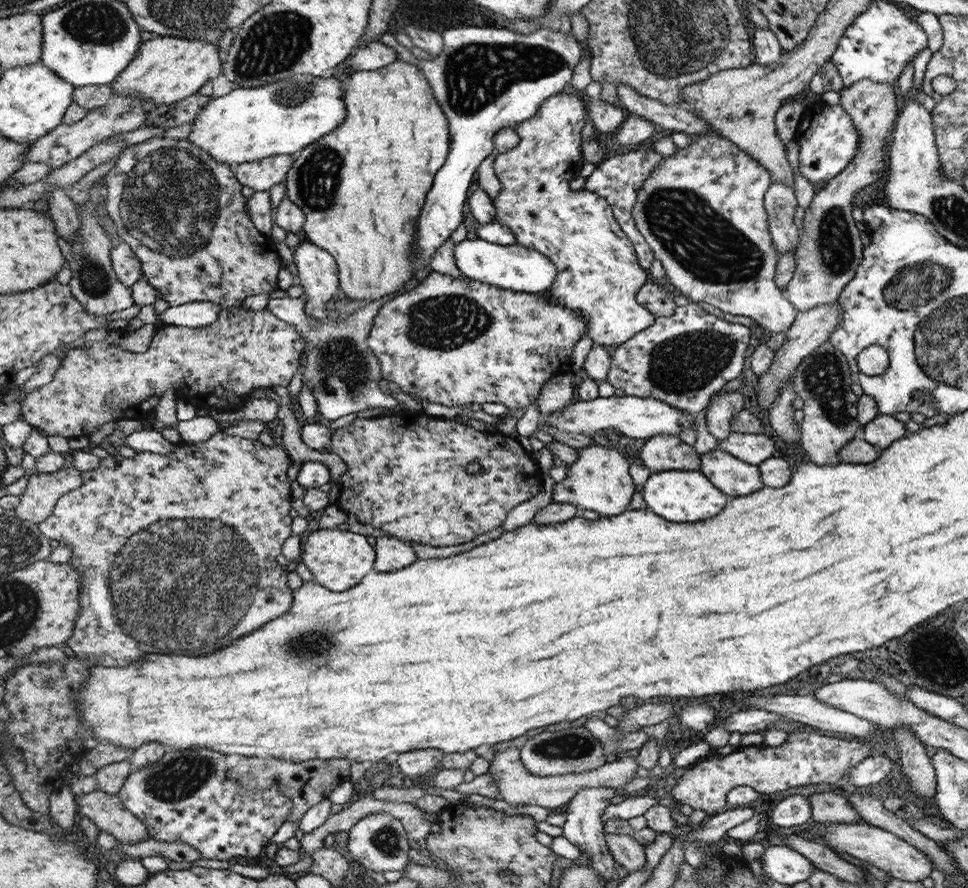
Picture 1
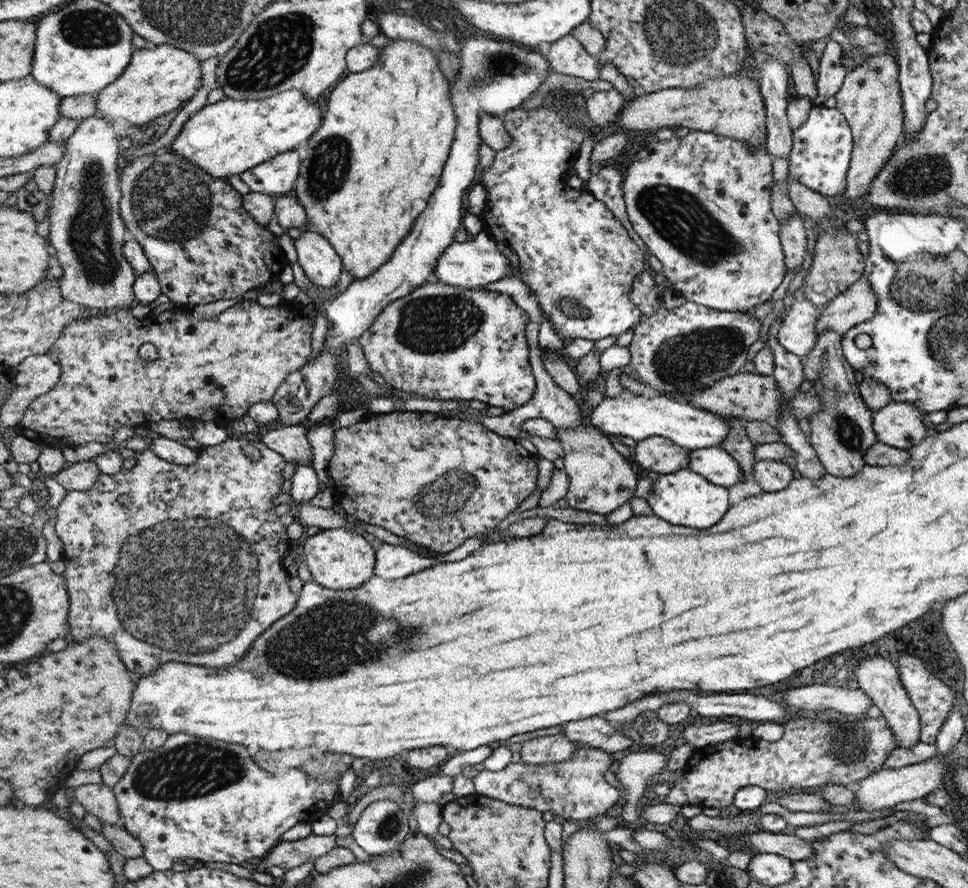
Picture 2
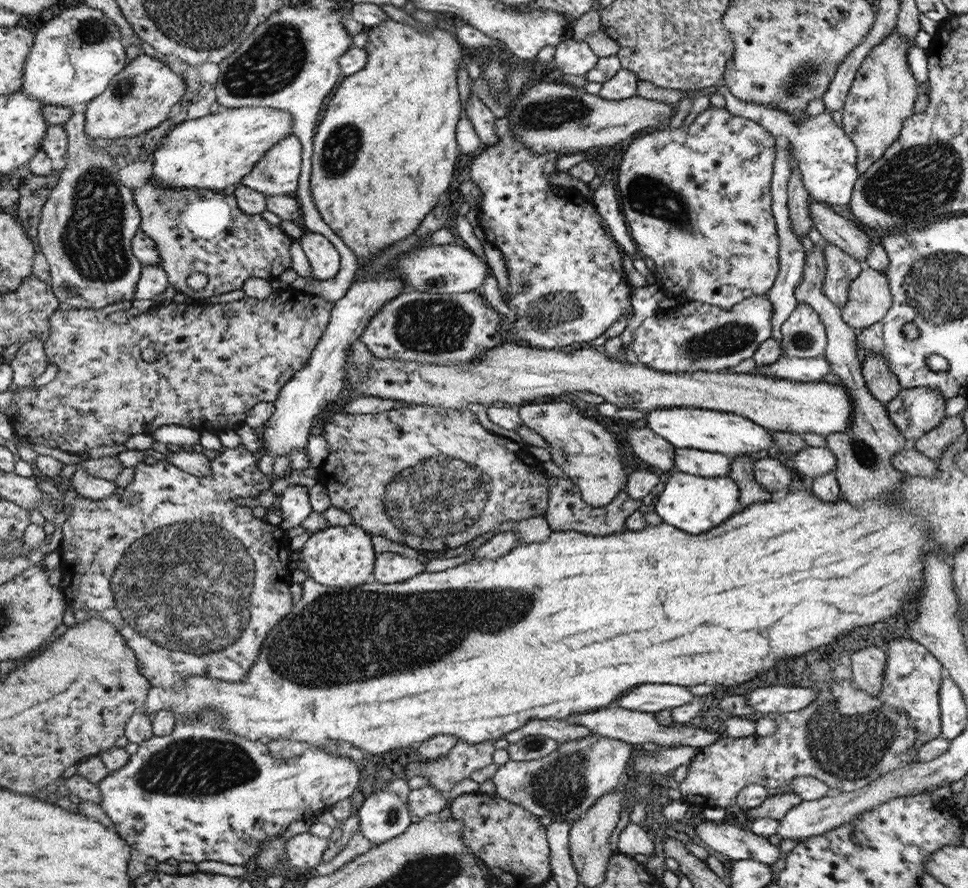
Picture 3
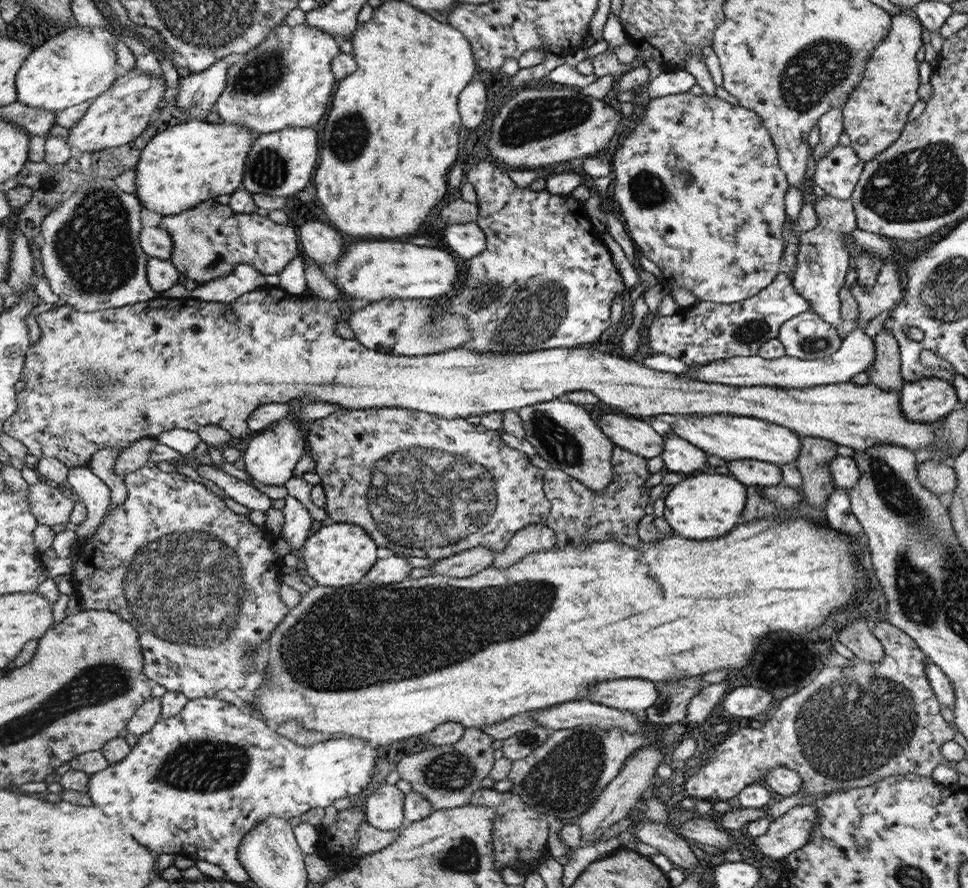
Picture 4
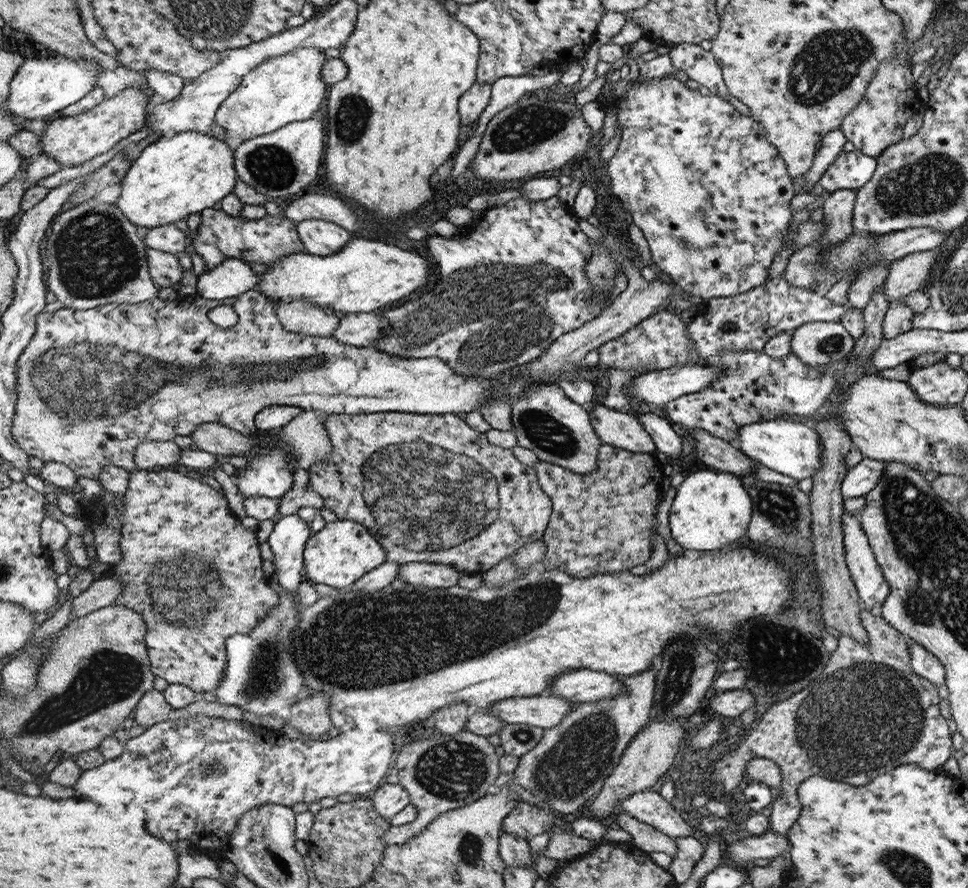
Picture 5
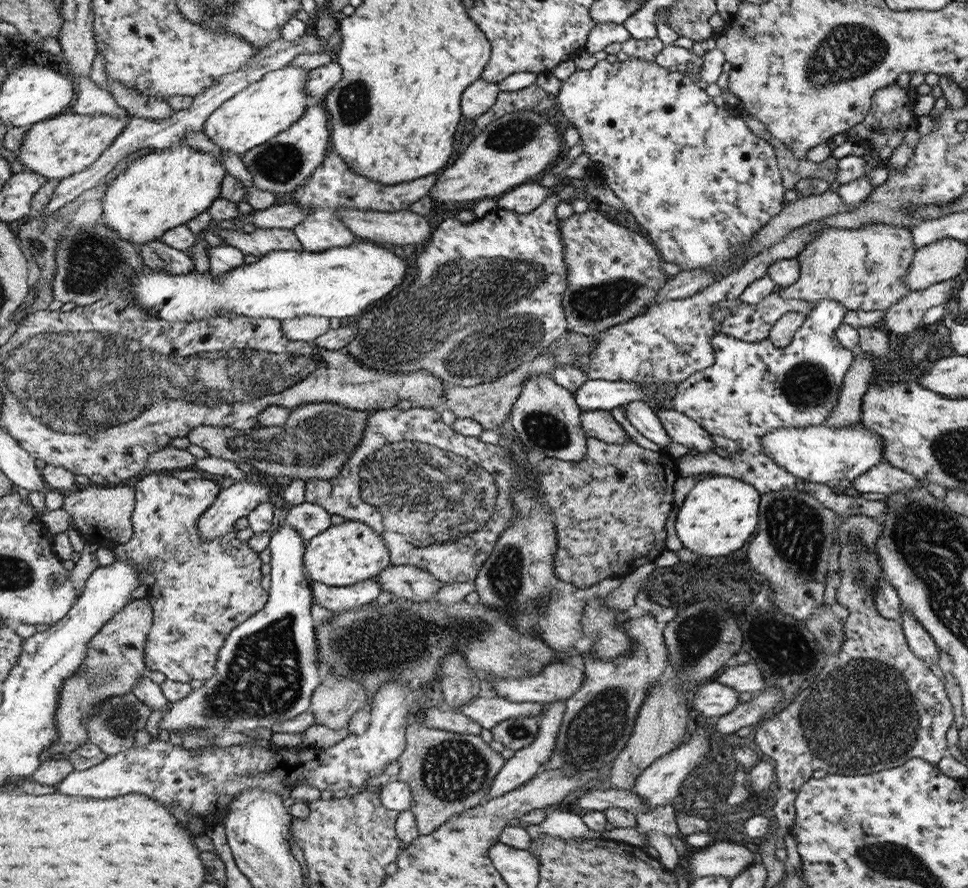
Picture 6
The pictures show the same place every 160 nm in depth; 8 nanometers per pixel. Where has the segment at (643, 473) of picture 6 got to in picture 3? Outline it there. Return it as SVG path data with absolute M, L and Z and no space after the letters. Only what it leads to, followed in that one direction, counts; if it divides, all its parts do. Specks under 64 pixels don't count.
M567 476L550 477L550 502L549 511L545 512L544 517L552 530L575 530L579 533L588 535L608 536L618 534L627 530L624 524L628 516L635 510L642 508L642 500L630 498L626 491L620 492L612 503L605 507L595 507L586 504L584 497L581 495L581 489L573 483Z

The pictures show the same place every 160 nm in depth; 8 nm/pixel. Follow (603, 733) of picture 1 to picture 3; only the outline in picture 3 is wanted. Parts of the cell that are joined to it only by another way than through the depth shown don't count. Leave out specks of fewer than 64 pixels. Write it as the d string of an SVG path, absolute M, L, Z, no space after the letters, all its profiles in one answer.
M546 719L546 720L529 720L524 726L514 729L508 735L504 735L509 743L518 742L521 738L528 735L542 735L558 743L566 742L567 740L580 739L590 736L592 733L589 728L572 724L564 719Z

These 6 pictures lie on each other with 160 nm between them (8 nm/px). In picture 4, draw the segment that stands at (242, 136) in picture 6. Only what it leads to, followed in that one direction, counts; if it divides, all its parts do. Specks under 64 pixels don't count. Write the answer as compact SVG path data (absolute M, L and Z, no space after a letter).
M306 23L296 26L279 24L273 32L269 34L269 38L260 43L256 48L233 57L235 60L231 63L230 68L228 69L227 85L225 86L224 92L218 97L214 110L218 112L221 122L230 122L232 125L249 126L250 130L253 130L253 132L258 135L285 131L286 128L290 128L290 126L314 126L314 124L326 114L328 100L330 100L332 92L335 92L334 86L336 86L336 75L333 72L331 64L339 55L338 52L340 52L338 42L334 40L334 36L330 36L329 32L325 32L324 29L313 28L313 25L308 25Z

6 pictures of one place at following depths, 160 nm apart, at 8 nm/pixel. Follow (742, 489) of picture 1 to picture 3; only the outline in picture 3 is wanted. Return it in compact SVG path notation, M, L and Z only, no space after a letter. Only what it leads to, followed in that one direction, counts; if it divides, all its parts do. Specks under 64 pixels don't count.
M676 448L676 456L677 466L674 471L703 477L730 474L732 458L726 454L693 448Z

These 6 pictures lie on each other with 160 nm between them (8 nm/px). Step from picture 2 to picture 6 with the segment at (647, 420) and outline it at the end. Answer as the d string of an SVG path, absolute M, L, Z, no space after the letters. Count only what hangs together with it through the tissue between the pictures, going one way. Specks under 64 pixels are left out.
M860 421L853 425L843 427L829 427L828 425L814 425L804 428L777 428L763 436L763 448L770 460L774 460L781 465L786 472L801 478L803 481L837 484L842 478L846 480L856 480L880 463L885 462L884 458L885 442L881 436L870 429L867 429Z

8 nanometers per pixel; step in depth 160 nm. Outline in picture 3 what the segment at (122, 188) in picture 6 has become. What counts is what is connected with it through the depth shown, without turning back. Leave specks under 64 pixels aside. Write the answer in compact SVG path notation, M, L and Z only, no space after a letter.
M244 106L224 107L218 113L196 120L187 119L172 127L168 142L157 146L153 152L151 178L166 189L221 191L232 184L237 186L276 143L286 135L292 135L293 118L285 109Z

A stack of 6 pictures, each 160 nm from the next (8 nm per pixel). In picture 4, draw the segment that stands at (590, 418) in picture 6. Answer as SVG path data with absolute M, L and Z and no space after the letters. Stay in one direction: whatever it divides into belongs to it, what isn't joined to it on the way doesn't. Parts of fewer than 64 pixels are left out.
M616 411L599 416L598 424L614 444L638 456L652 460L664 452L665 437L639 418Z

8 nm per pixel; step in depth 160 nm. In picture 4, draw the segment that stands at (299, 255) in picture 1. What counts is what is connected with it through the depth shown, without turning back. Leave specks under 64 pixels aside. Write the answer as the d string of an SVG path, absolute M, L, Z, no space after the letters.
M320 219L309 220L299 226L305 257L320 267L332 265L342 254L342 233Z

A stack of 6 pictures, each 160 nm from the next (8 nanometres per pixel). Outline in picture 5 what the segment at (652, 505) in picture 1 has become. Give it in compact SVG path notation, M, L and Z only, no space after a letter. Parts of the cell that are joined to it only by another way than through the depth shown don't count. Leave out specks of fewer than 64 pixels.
M712 469L689 473L670 508L671 537L686 550L720 550L744 536L752 516L752 500L740 476Z

